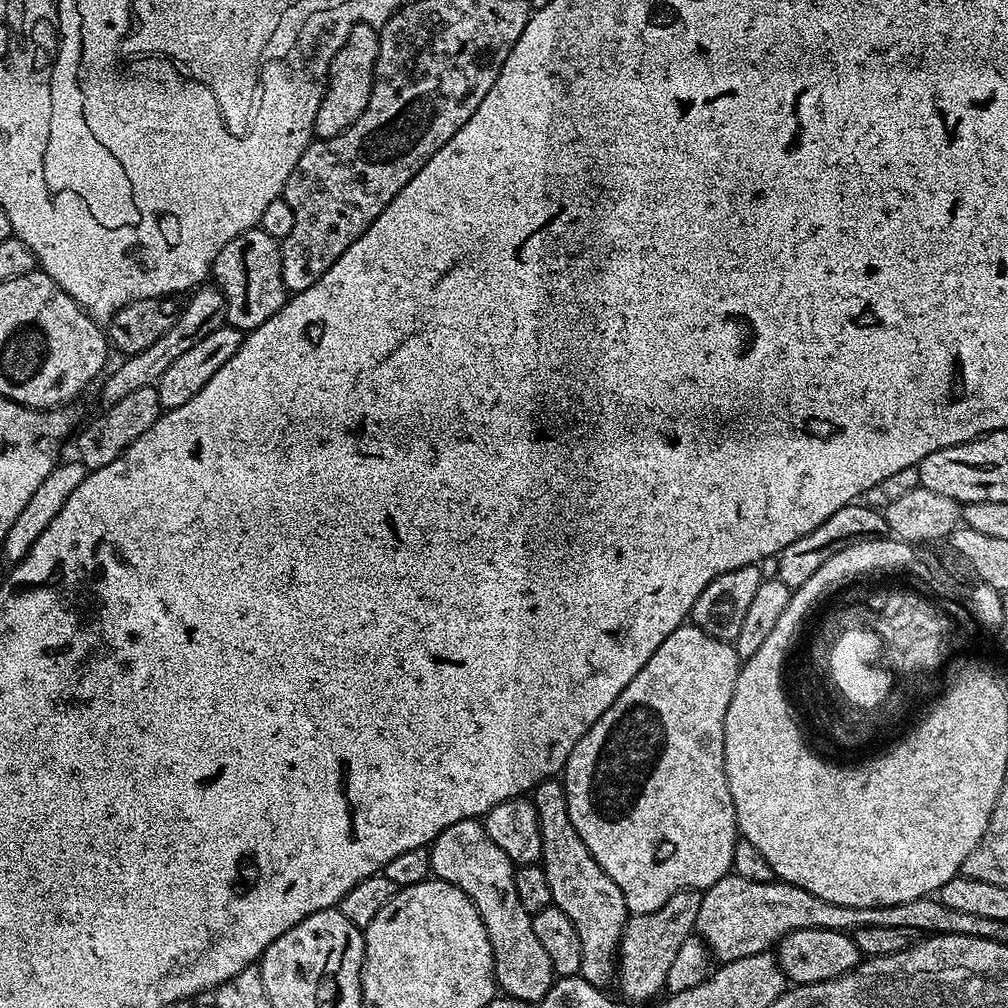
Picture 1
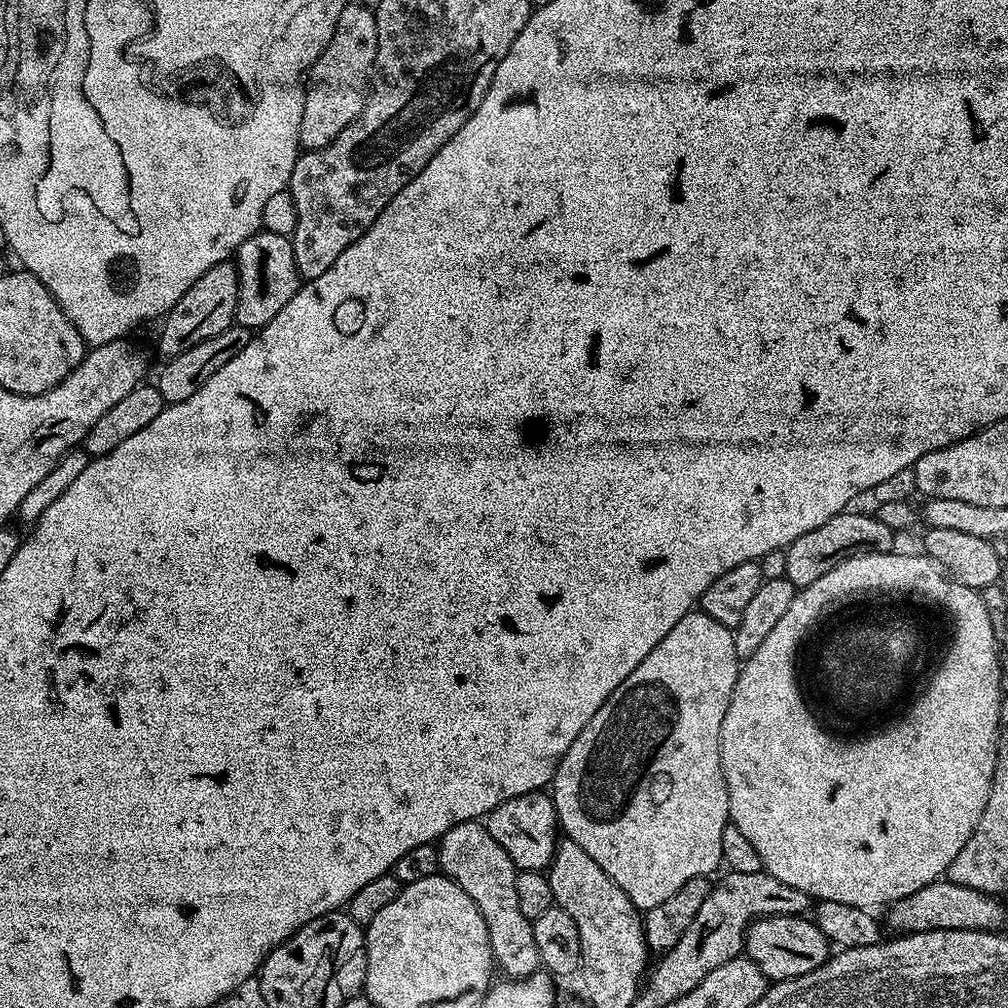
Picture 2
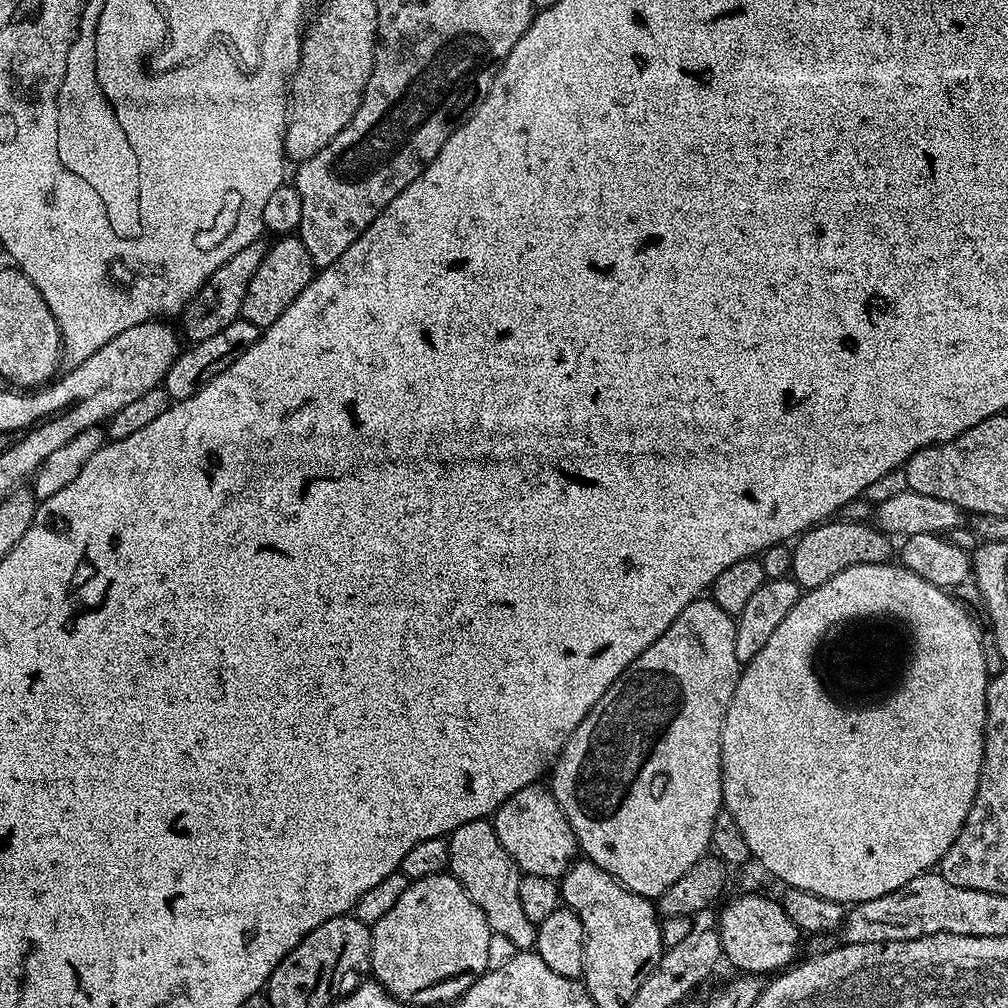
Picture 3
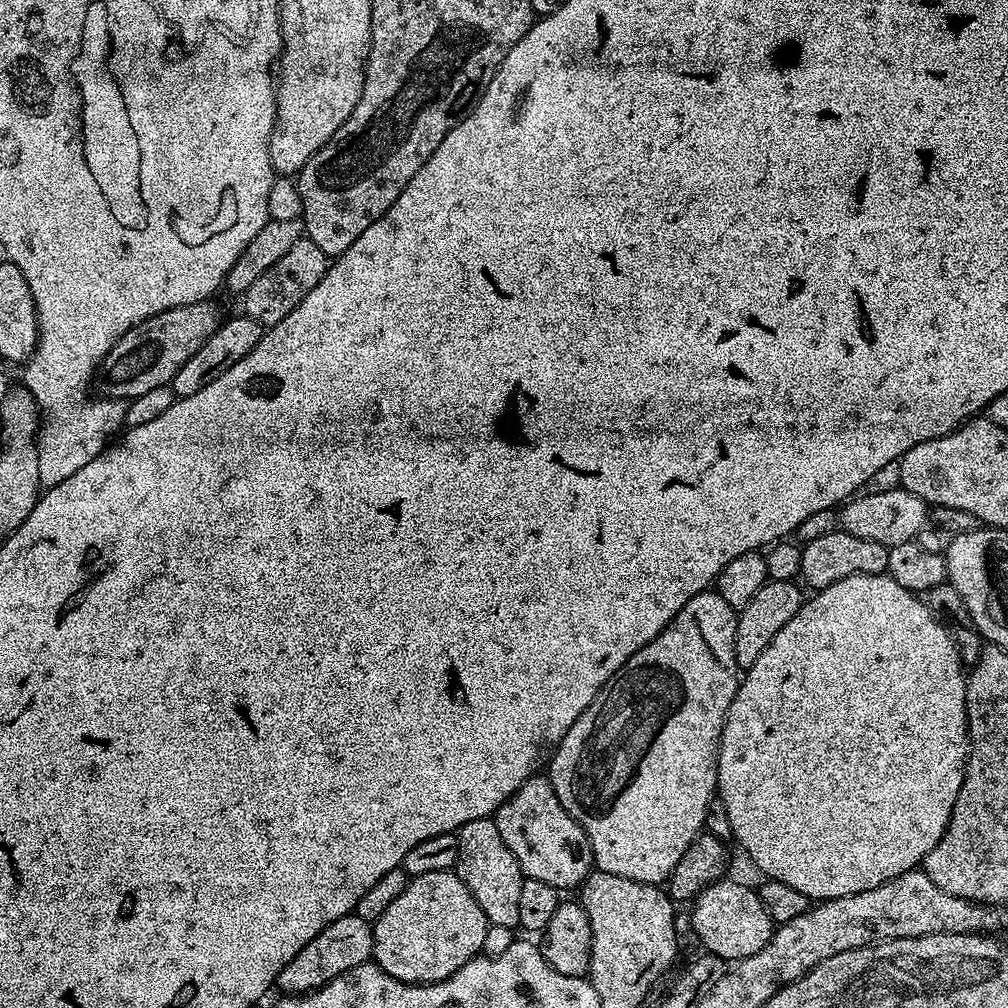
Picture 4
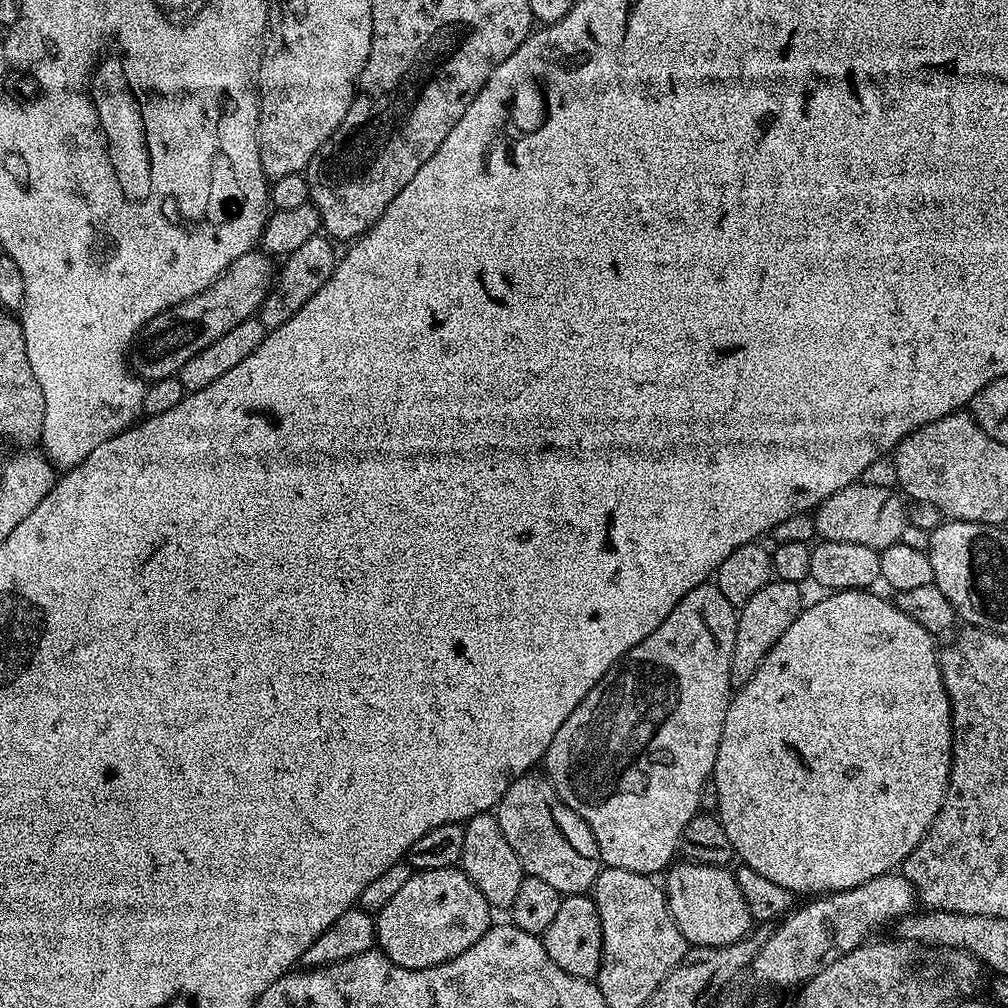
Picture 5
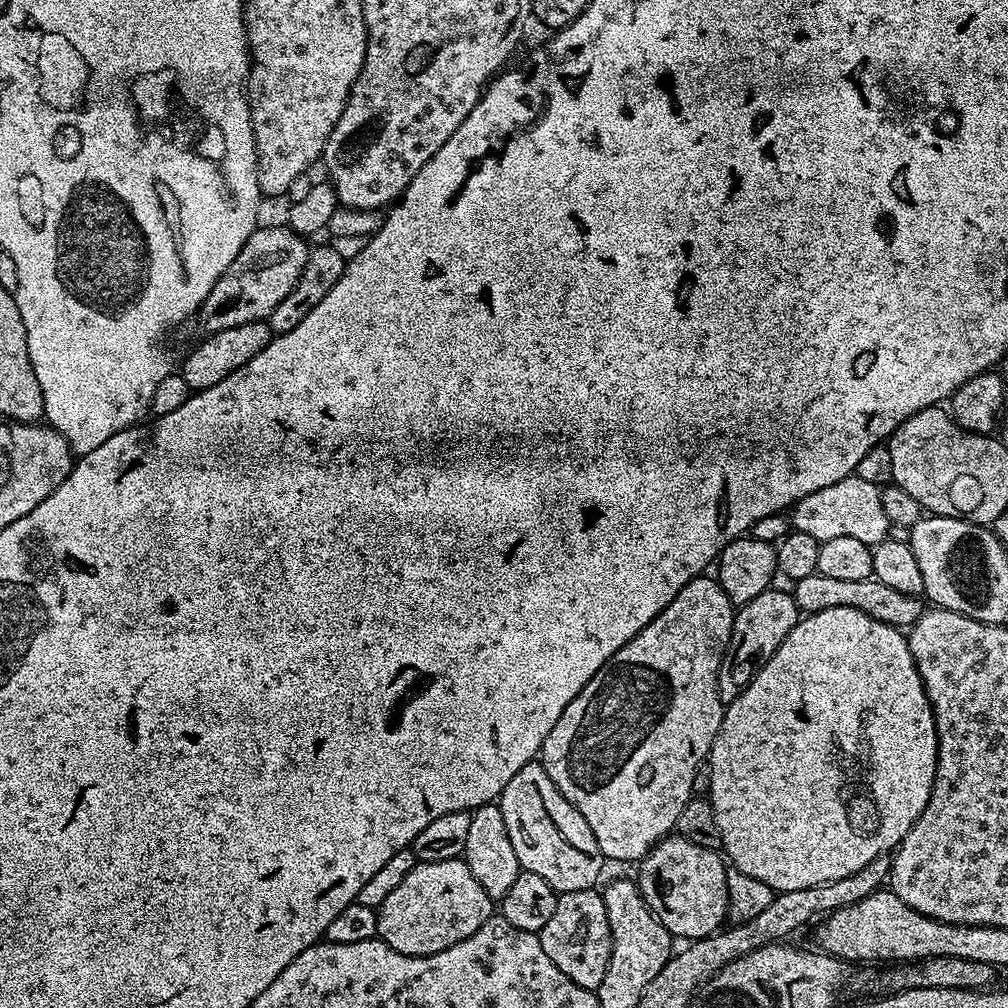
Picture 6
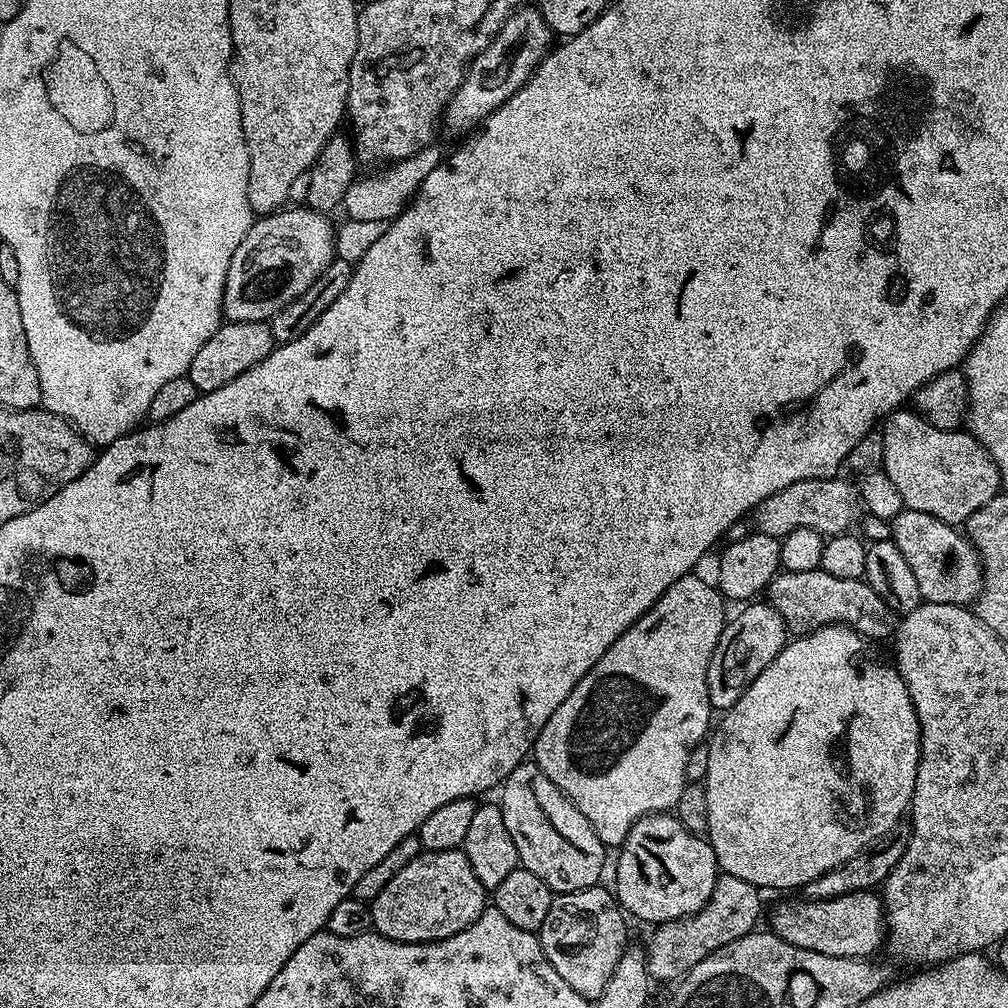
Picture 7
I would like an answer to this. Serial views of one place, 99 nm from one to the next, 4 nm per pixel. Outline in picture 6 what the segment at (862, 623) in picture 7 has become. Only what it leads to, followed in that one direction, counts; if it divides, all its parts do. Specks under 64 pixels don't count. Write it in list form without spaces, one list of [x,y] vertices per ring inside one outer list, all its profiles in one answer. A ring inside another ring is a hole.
[[[819,574],[807,576],[795,581],[794,595],[796,604],[804,614],[826,610],[830,606],[854,606],[858,610],[870,614],[870,618],[874,618],[878,622],[886,622],[901,630],[907,630],[912,627],[914,622],[918,622],[922,611],[921,597],[898,594],[898,590],[890,590],[890,586],[886,586],[886,582],[875,578],[854,582],[851,578],[826,578]]]

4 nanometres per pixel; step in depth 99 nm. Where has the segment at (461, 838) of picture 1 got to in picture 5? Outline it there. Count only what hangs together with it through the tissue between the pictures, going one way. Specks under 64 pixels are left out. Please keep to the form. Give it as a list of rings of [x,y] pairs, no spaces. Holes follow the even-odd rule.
[[[479,812],[464,824],[466,843],[462,845],[462,858],[459,867],[482,890],[482,898],[486,898],[488,907],[493,910],[511,909],[515,896],[518,895],[518,886],[522,886],[526,875],[524,867],[520,865],[518,854],[506,842],[506,834],[502,834],[502,826],[498,826],[492,812]]]

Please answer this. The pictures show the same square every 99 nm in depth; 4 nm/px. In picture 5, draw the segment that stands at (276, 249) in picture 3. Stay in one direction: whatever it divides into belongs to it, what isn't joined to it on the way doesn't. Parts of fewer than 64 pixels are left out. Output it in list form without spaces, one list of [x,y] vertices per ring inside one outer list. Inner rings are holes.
[[[318,234],[298,246],[298,250],[294,250],[289,256],[283,257],[281,264],[284,265],[281,268],[279,265],[272,281],[272,289],[268,291],[258,313],[265,329],[271,330],[290,322],[290,318],[294,318],[294,314],[298,314],[298,310],[302,310],[302,306],[306,306],[306,302],[310,302],[310,298],[314,298],[318,290],[322,290],[322,286],[326,286],[330,274],[334,274],[336,269],[338,251],[335,247],[337,245],[327,235]]]

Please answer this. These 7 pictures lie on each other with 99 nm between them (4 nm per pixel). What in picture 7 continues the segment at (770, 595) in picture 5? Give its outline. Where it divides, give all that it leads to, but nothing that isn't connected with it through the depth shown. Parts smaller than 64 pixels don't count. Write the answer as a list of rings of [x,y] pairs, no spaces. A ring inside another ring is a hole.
[[[748,602],[736,617],[729,619],[718,638],[718,646],[714,646],[714,654],[710,658],[710,670],[706,674],[706,686],[710,694],[713,709],[727,710],[742,698],[742,694],[778,658],[790,633],[784,619],[772,609],[767,602]]]

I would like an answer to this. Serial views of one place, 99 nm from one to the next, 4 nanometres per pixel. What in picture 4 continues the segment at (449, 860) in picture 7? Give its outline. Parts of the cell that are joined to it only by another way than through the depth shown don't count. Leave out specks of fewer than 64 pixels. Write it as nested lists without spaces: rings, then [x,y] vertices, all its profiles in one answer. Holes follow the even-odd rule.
[[[455,871],[431,872],[411,877],[406,890],[402,890],[402,894],[398,894],[398,898],[386,906],[386,914],[372,924],[372,955],[379,968],[402,982],[436,984],[450,978],[458,969],[466,966],[466,962],[481,955],[485,951],[488,932],[490,925],[486,914],[482,914],[482,906],[474,902],[474,894],[466,890]]]

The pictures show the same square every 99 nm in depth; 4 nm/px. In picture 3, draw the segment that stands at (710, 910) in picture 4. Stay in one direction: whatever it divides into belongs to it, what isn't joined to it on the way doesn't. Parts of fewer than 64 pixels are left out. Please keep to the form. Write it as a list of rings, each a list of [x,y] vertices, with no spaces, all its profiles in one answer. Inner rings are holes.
[[[752,892],[736,896],[724,909],[719,909],[718,923],[723,959],[729,960],[737,968],[737,973],[776,974],[787,969],[801,955],[802,933],[798,926],[794,926],[794,922],[790,922],[790,916],[779,899],[755,896]]]

